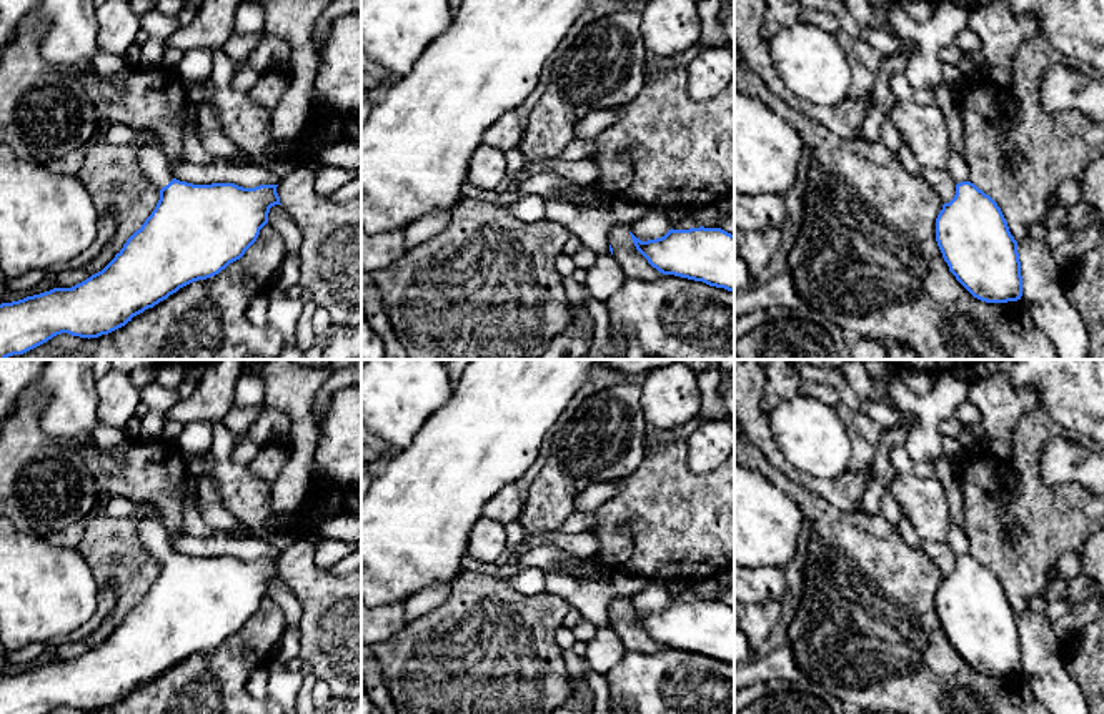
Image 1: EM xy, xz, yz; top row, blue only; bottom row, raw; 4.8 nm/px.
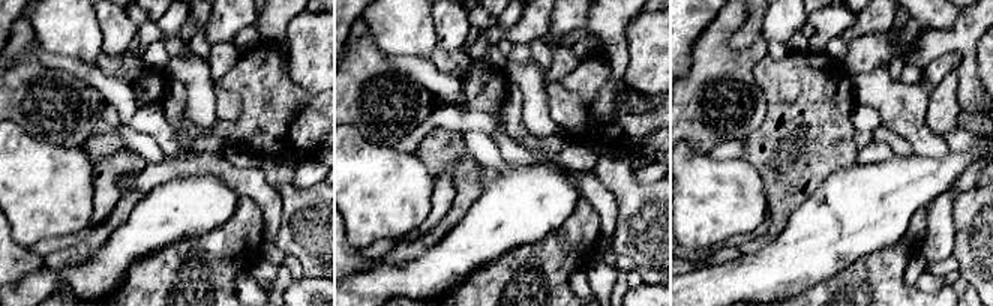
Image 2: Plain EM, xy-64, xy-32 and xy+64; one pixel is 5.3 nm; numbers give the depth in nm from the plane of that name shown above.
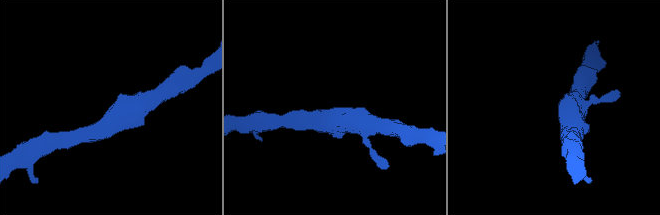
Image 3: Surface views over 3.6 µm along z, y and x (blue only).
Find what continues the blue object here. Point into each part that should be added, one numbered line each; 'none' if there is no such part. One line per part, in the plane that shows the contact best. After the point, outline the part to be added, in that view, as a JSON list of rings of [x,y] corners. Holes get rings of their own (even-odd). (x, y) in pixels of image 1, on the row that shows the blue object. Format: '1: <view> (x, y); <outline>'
1: xy (152, 160); [[[142,148],[138,151],[138,163],[143,173],[160,188],[175,178],[165,155],[158,148]]]

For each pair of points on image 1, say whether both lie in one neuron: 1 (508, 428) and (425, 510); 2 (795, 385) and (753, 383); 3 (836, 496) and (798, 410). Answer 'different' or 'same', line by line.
1: same
2: different
3: different

